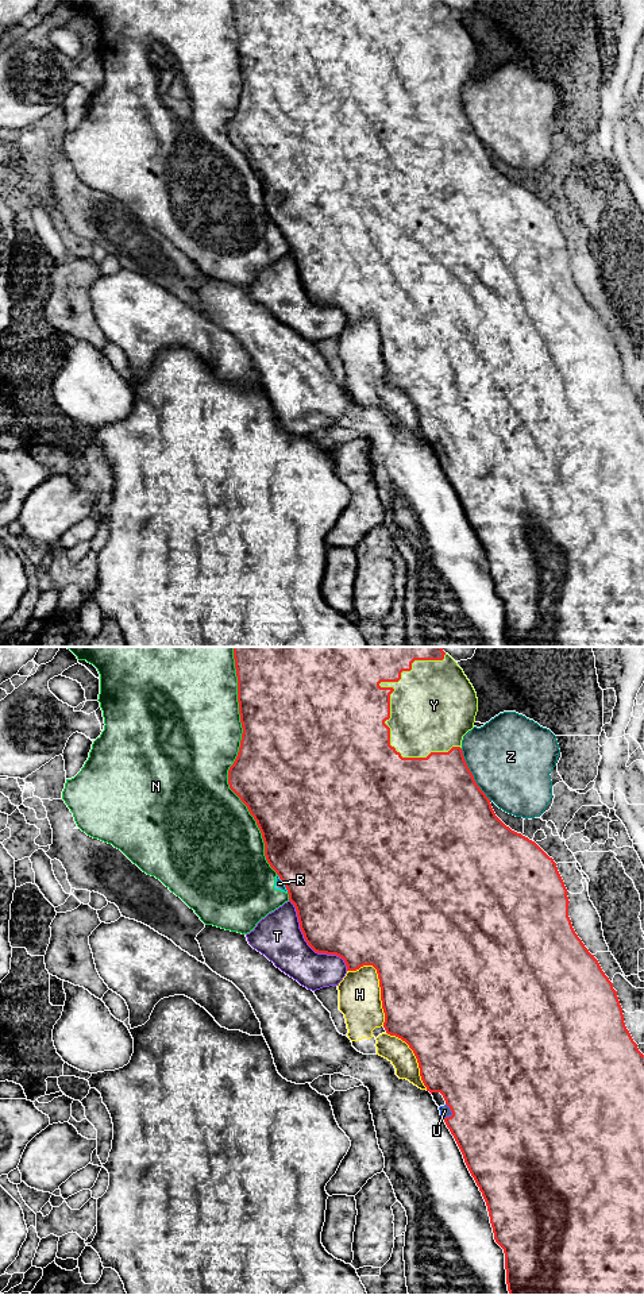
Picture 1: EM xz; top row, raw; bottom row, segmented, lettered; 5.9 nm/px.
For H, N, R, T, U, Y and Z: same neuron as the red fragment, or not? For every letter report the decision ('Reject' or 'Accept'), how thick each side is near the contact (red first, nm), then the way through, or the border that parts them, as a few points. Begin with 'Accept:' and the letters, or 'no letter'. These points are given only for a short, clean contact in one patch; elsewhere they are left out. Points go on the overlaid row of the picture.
Accept: U, Y
H: Reject. Thickness 500 nm (red) against 260 nm
N: Reject. Thickness 500 nm (red) against 480 nm
R: Reject. Thickness 500 nm (red) against 50 nm. Boundary: xz (277, 874), (288, 891)
T: Reject. Thickness 480 nm (red) against 280 nm
U: Accept. Thickness 500 nm (red) against 60 nm. Path across: xz (490, 1097), (473, 1112), (451, 1112), (444, 1110)
Y: Accept. Thickness 480 nm (red) against 360 nm
Z: Reject. Thickness 500 nm (red) against 480 nm

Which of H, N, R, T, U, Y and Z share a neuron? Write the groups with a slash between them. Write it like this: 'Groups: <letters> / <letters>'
Groups: H / N R / T / U Y / Z

